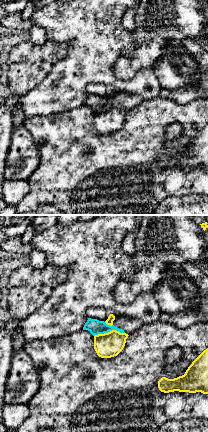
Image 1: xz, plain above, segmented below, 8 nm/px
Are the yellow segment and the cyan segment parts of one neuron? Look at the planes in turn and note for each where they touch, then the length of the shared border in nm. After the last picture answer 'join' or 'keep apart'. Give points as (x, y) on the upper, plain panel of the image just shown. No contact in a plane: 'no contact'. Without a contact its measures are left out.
meets yellow at (110, 107); contact 260 nm long

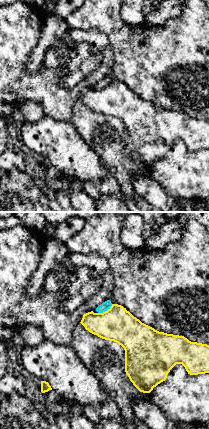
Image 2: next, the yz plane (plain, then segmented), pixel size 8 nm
meets yellow at (105, 87); contact 140 nm long

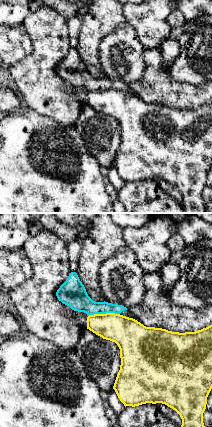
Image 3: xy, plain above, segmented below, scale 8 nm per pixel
meets yellow at (103, 90); contact 260 nm long

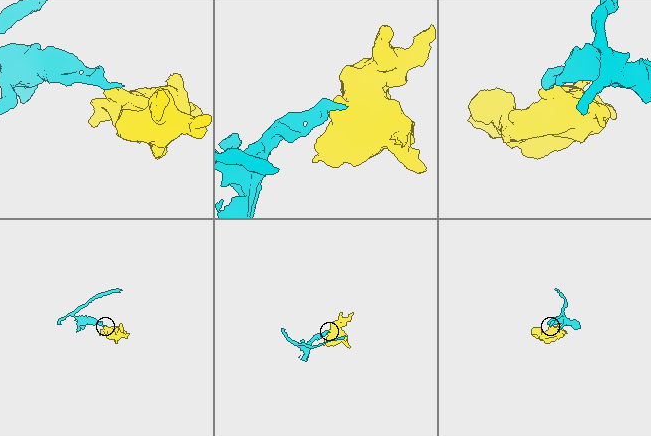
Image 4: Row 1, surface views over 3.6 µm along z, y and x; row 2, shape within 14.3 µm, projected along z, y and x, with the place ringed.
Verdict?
keep apart

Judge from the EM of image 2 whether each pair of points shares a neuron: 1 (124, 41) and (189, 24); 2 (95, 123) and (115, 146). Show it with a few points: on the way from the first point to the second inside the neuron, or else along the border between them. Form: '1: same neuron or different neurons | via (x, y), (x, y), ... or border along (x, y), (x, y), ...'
1: same neuron | via (140, 39), (144, 36), (173, 36)
2: same neuron | via (101, 129), (109, 140)

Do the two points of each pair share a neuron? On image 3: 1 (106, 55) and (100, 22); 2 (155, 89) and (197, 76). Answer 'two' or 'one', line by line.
1: two
2: two

